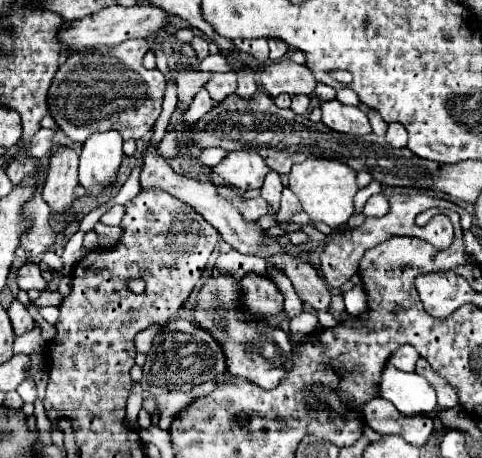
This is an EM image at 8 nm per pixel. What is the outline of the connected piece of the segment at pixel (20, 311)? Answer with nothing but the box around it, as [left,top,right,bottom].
[7,300,33,336]

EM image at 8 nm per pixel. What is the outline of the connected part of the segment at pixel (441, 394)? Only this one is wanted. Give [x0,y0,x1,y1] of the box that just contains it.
[417,364,459,408]

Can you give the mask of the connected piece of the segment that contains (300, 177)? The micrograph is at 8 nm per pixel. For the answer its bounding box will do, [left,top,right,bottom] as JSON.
[289,158,357,228]

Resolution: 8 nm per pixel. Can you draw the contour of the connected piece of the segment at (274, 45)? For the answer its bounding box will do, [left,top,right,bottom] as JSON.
[268,38,288,60]

